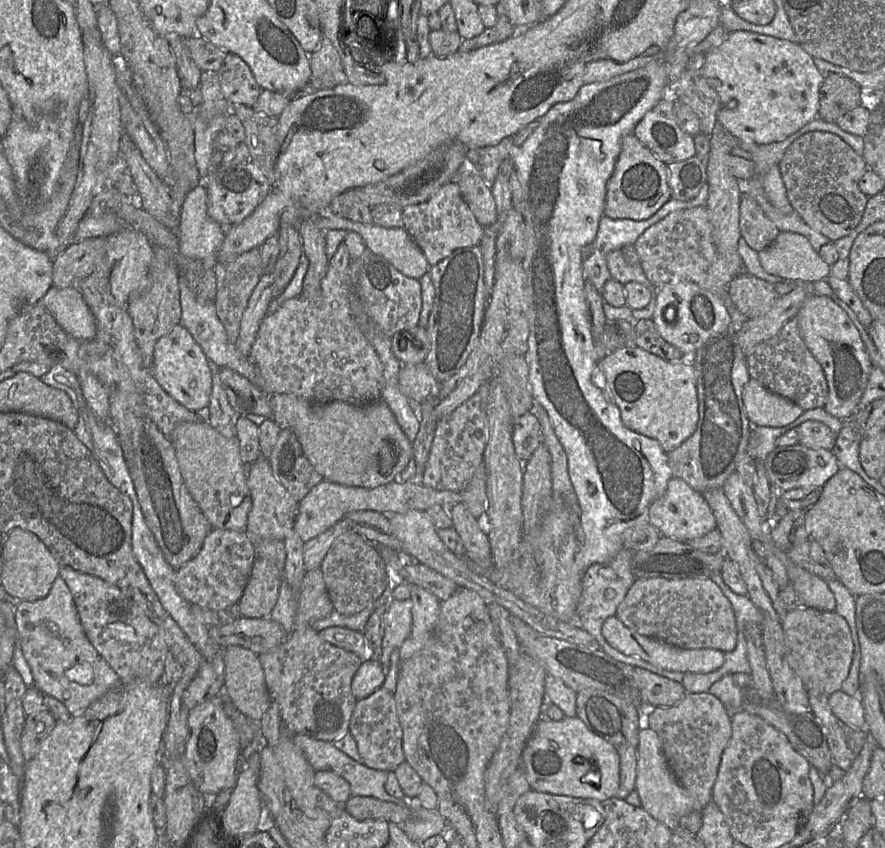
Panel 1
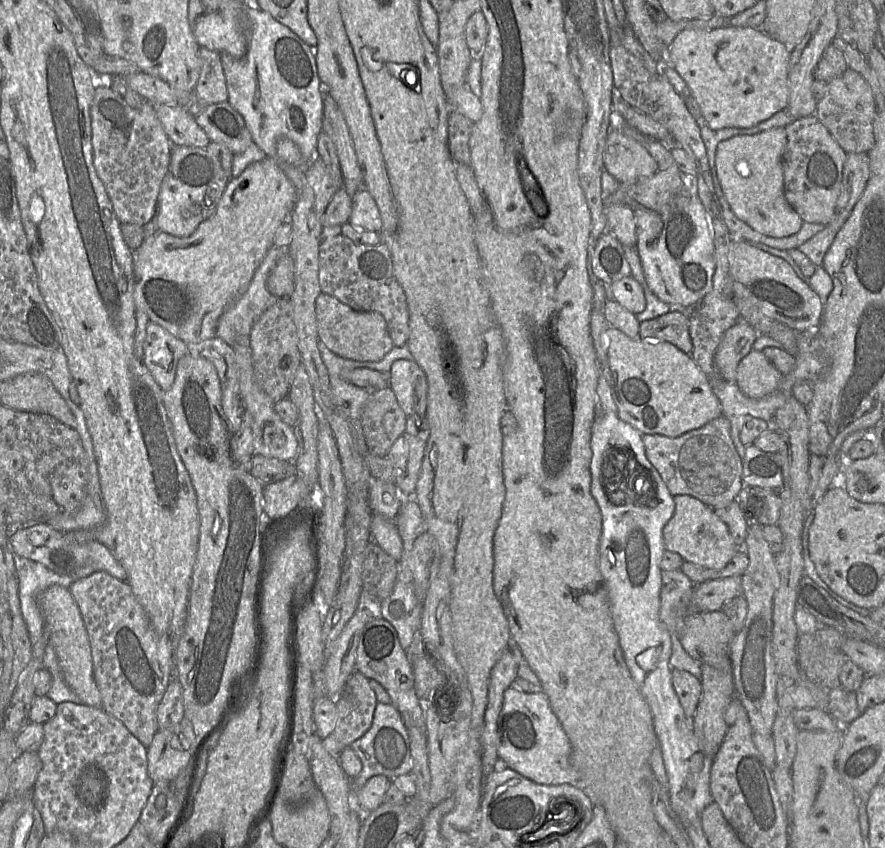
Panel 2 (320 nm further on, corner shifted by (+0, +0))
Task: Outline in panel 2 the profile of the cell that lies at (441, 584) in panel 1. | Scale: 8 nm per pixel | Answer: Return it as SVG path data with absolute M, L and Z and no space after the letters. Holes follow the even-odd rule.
M513 686L506 689L498 723L500 766L542 785L578 785L578 772L570 762L571 750L570 740L544 692L527 693Z

